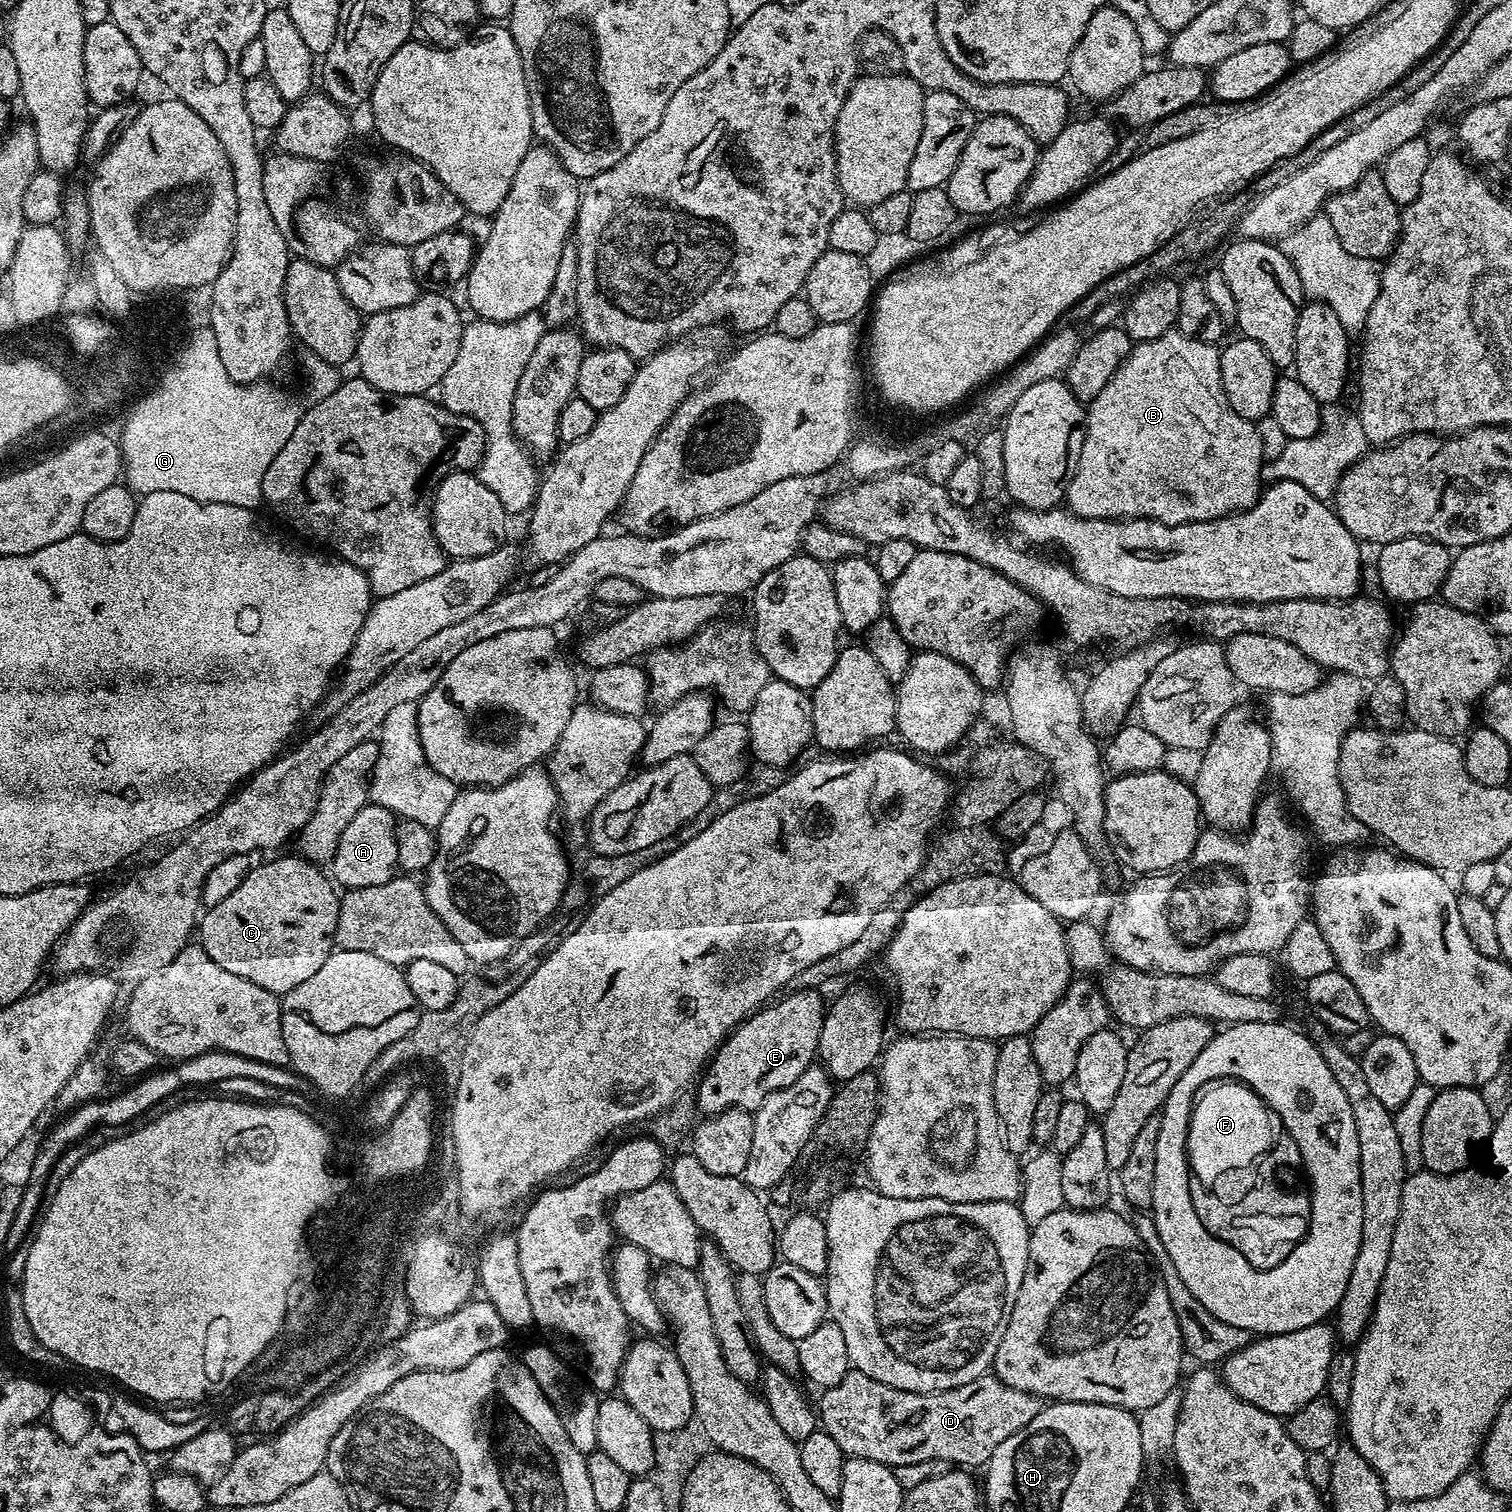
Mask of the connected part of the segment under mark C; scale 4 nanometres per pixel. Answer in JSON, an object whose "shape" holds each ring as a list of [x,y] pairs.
{"shape":[[[299,854],[280,856],[257,868],[256,865],[249,867],[238,890],[203,913],[198,924],[200,947],[214,958],[214,962],[218,962],[218,966],[222,966],[222,970],[230,970],[230,974],[238,974],[238,978],[246,978],[254,982],[254,986],[262,986],[262,990],[277,994],[294,990],[294,986],[313,976],[334,951],[340,896],[333,881],[320,872],[323,872],[321,865],[311,864]]]}

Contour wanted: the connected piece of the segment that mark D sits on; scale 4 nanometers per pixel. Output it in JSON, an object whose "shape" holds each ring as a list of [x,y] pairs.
{"shape":[[[850,1370],[842,1382],[823,1389],[821,1396],[824,1397],[820,1400],[820,1408],[818,1404],[819,1427],[828,1432],[834,1442],[838,1442],[845,1457],[870,1458],[874,1462],[887,1464],[893,1470],[898,1466],[910,1466],[914,1462],[927,1460],[938,1460],[945,1466],[987,1465],[994,1450],[998,1450],[998,1446],[1002,1446],[1010,1434],[1018,1434],[1022,1426],[1027,1426],[1042,1407],[1040,1397],[1014,1390],[992,1374],[985,1374],[974,1382],[966,1382],[966,1386],[945,1392],[907,1392]]]}

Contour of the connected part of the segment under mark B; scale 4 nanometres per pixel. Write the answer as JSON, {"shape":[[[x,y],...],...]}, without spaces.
{"shape":[[[1175,330],[1162,334],[1153,340],[1141,340],[1133,347],[1128,357],[1117,366],[1117,370],[1106,382],[1101,392],[1087,405],[1084,418],[1084,441],[1082,454],[1078,458],[1078,470],[1070,478],[1066,507],[1069,512],[1087,520],[1157,520],[1163,524],[1189,524],[1217,520],[1242,512],[1252,507],[1260,498],[1262,473],[1265,466],[1262,454],[1262,438],[1253,421],[1234,414],[1224,393],[1220,377],[1220,348],[1215,344],[1194,342],[1186,334]]]}

